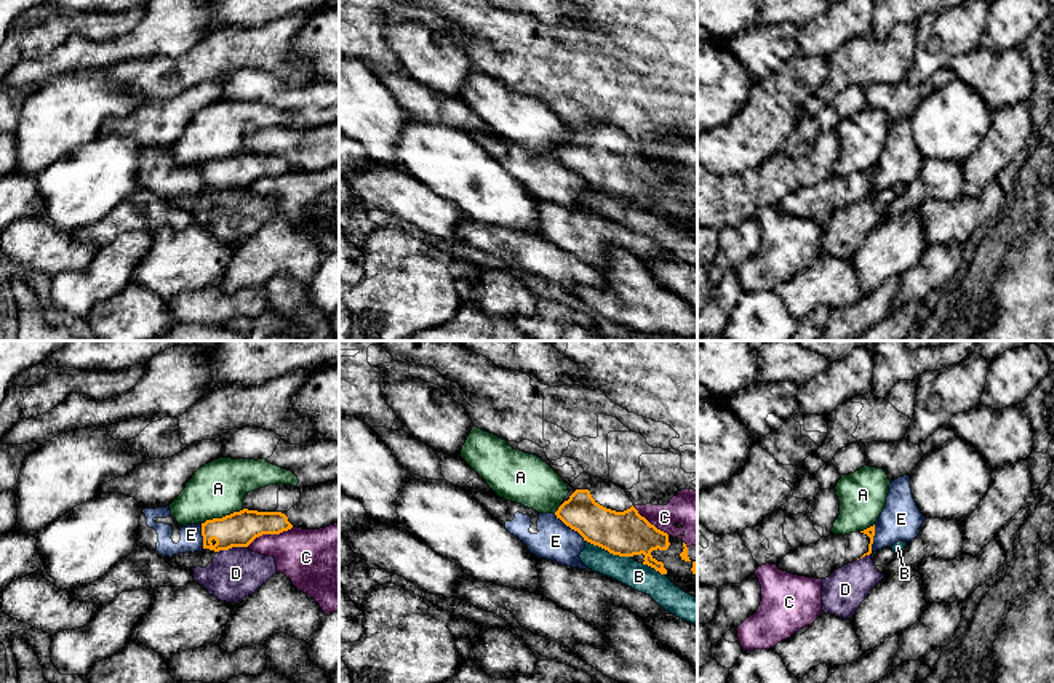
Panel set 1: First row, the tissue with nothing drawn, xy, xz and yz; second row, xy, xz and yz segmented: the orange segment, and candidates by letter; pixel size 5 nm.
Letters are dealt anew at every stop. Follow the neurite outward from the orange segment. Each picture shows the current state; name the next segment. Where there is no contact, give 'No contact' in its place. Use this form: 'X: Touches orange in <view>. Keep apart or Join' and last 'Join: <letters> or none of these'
A: Touches orange in xy. Keep apart
B: Touches orange in xz. Keep apart
C: Touches orange in xy. Keep apart
D: Touches orange in xy. Keep apart
E: Touches orange in xz. Keep apart
Join: none of these

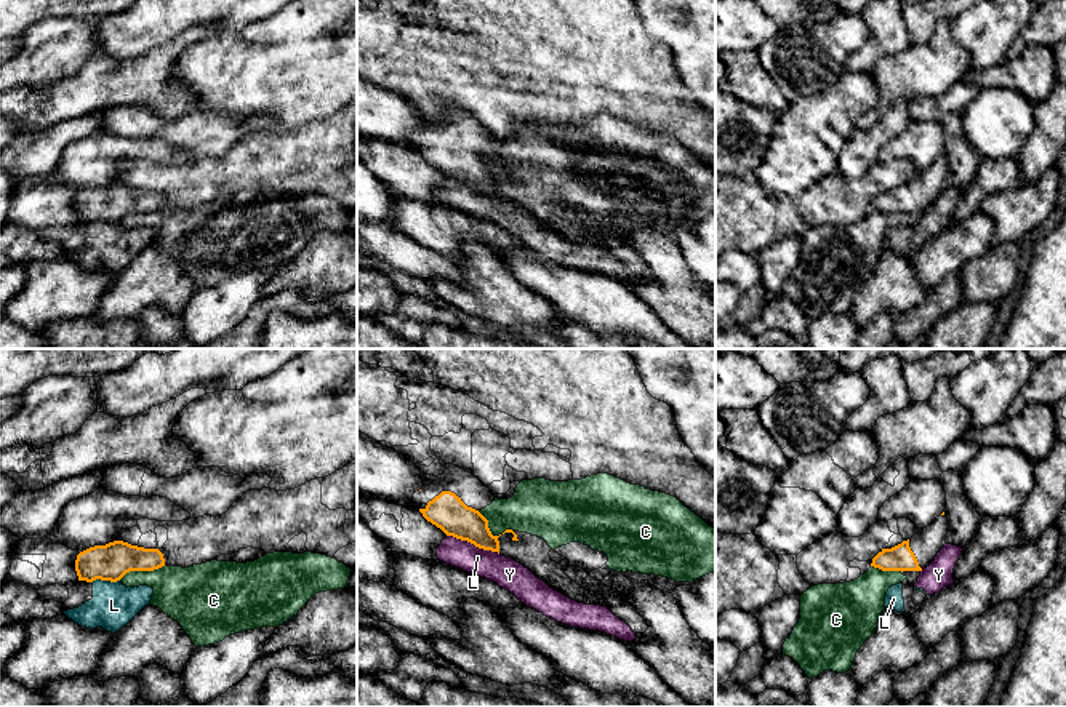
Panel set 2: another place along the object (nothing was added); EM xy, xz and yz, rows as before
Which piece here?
C: Touches orange in xy. Keep apart
L: Touches orange in xy. Keep apart
Y: Touches orange in xz. Keep apart
Join: none of these

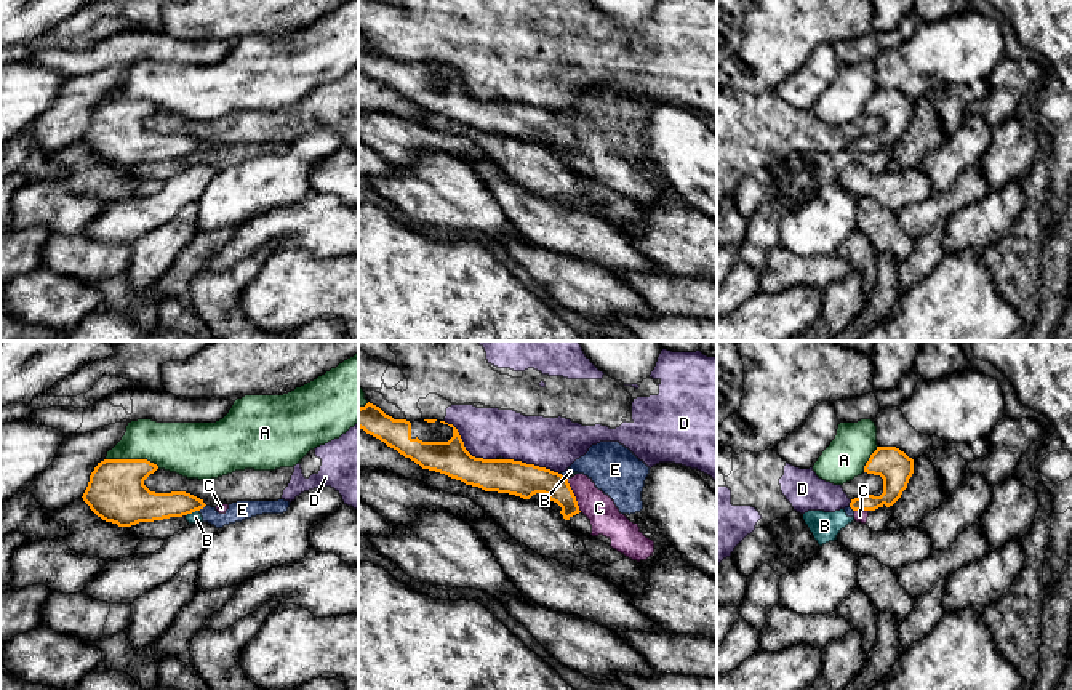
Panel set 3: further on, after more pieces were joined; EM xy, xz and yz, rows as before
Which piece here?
A: Touches orange in xy. Keep apart
B: Touches orange in xy. Keep apart
C: Touches orange in xz. Keep apart
D: Touches orange in xz. Keep apart
E: Touches orange in xy. Keep apart
Join: none of these

